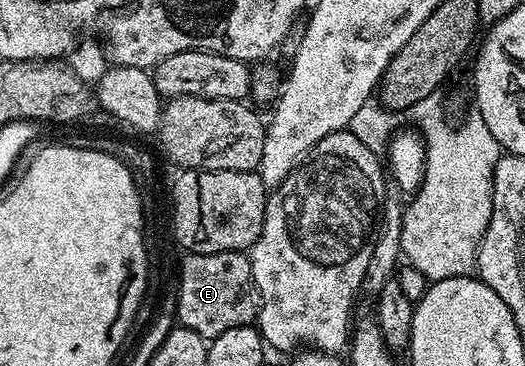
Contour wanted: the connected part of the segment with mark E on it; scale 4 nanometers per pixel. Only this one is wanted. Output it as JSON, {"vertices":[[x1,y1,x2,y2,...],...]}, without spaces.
{"vertices":[[245,251,183,255,182,277,178,280,178,320,184,328,213,338,236,326,253,325,256,296,250,279,250,257]]}

